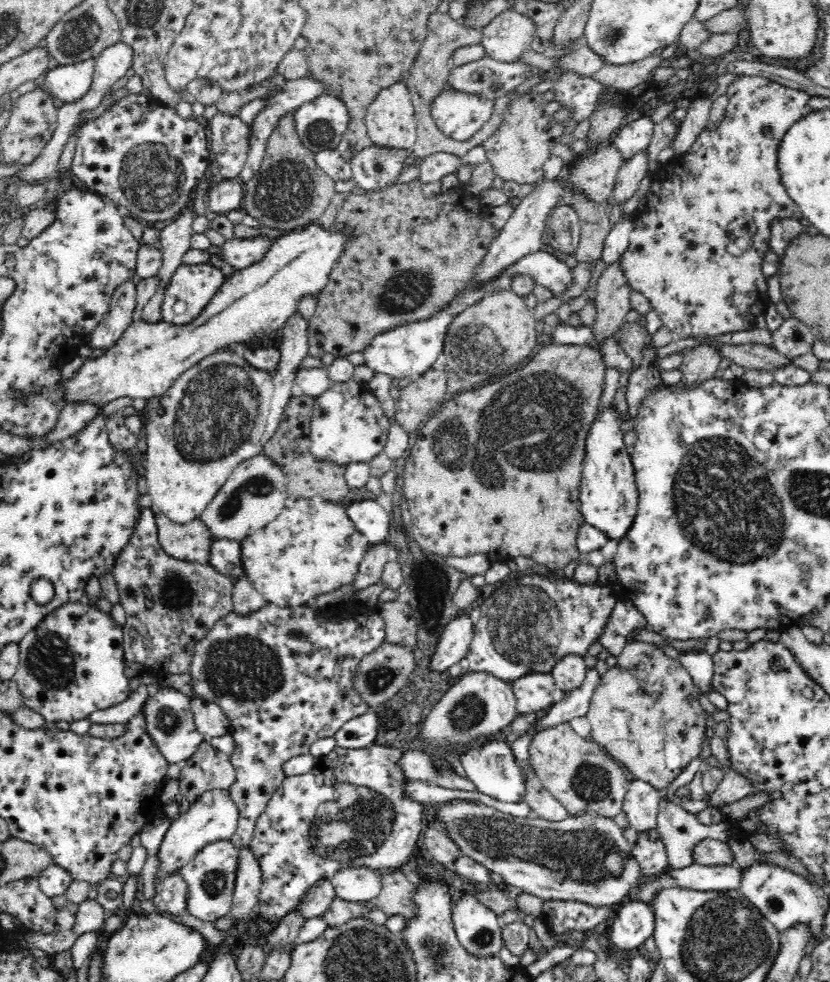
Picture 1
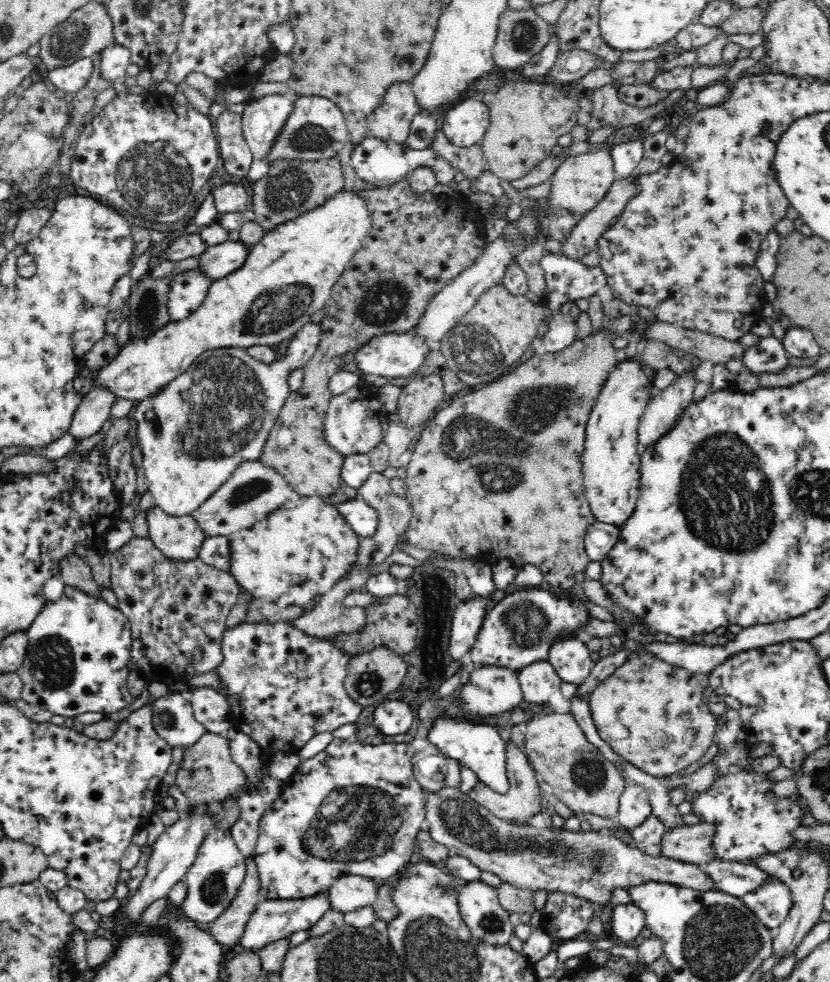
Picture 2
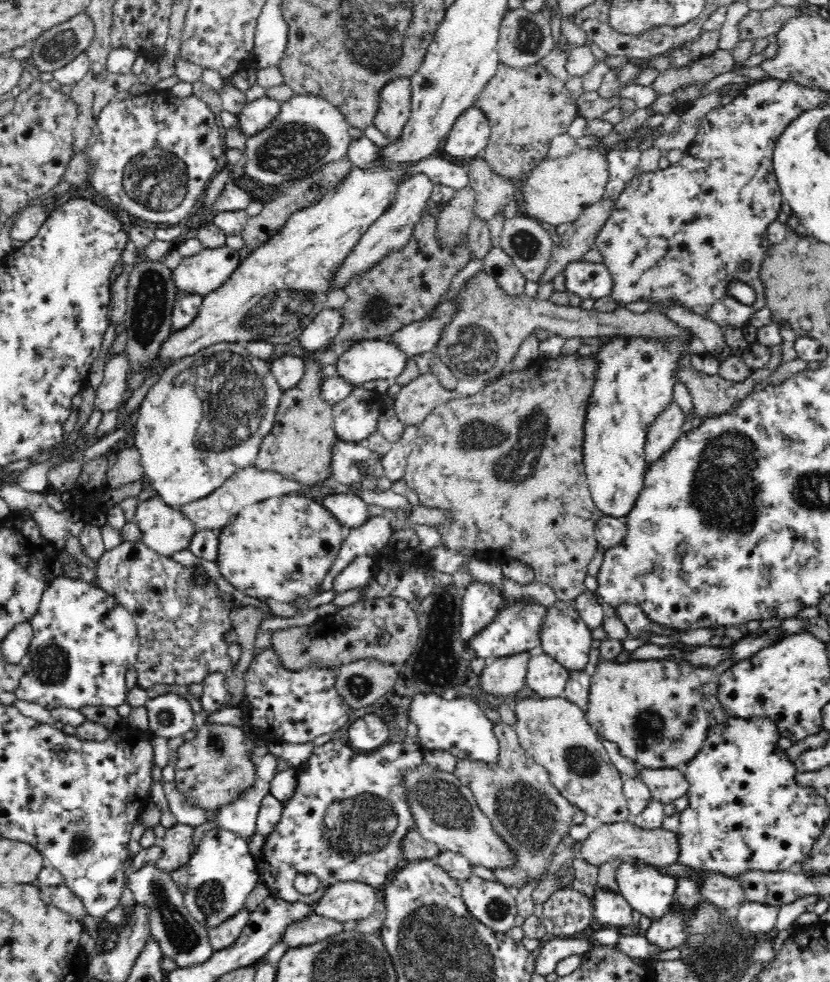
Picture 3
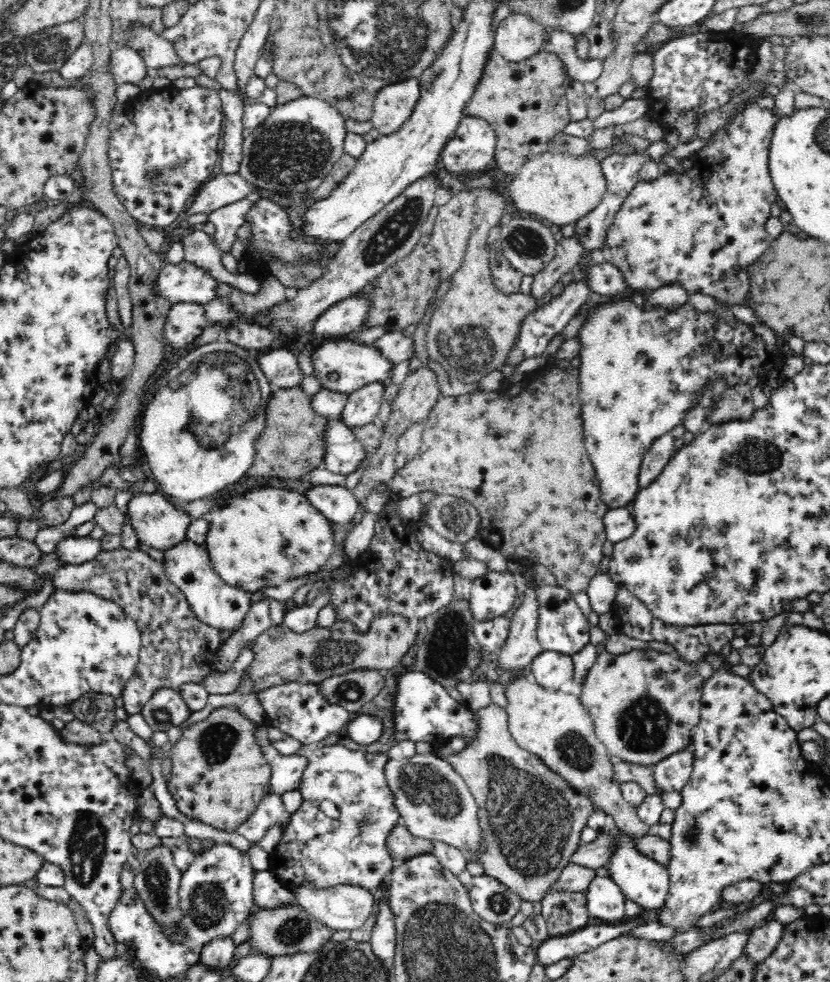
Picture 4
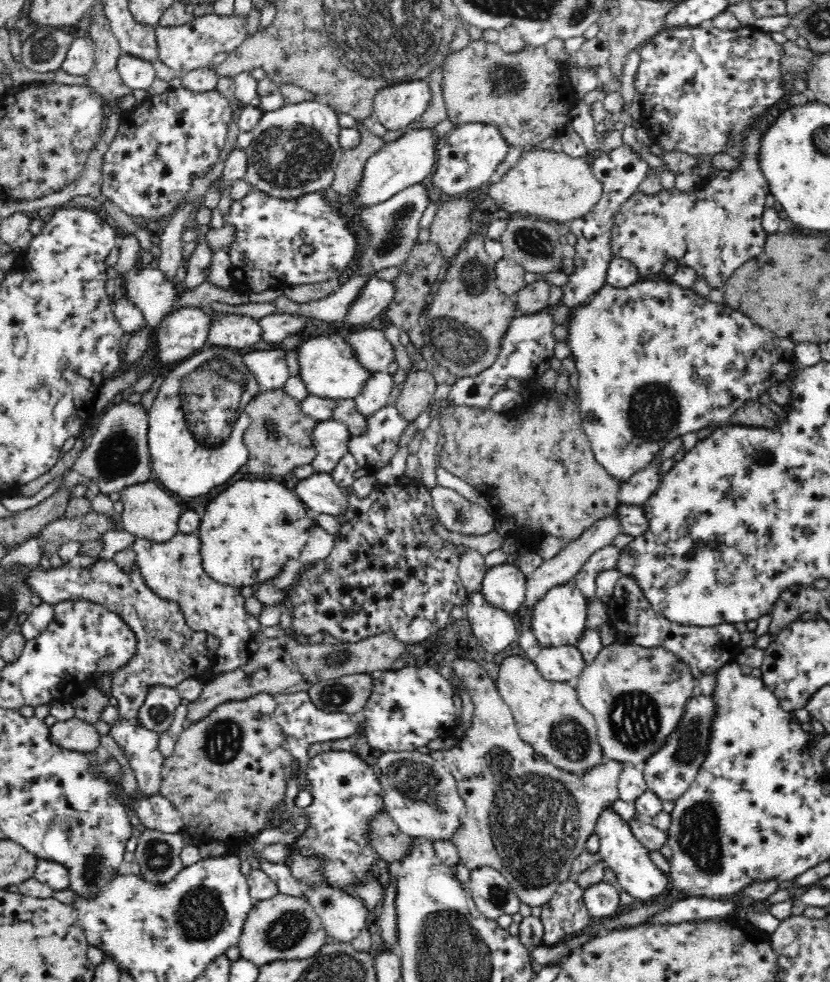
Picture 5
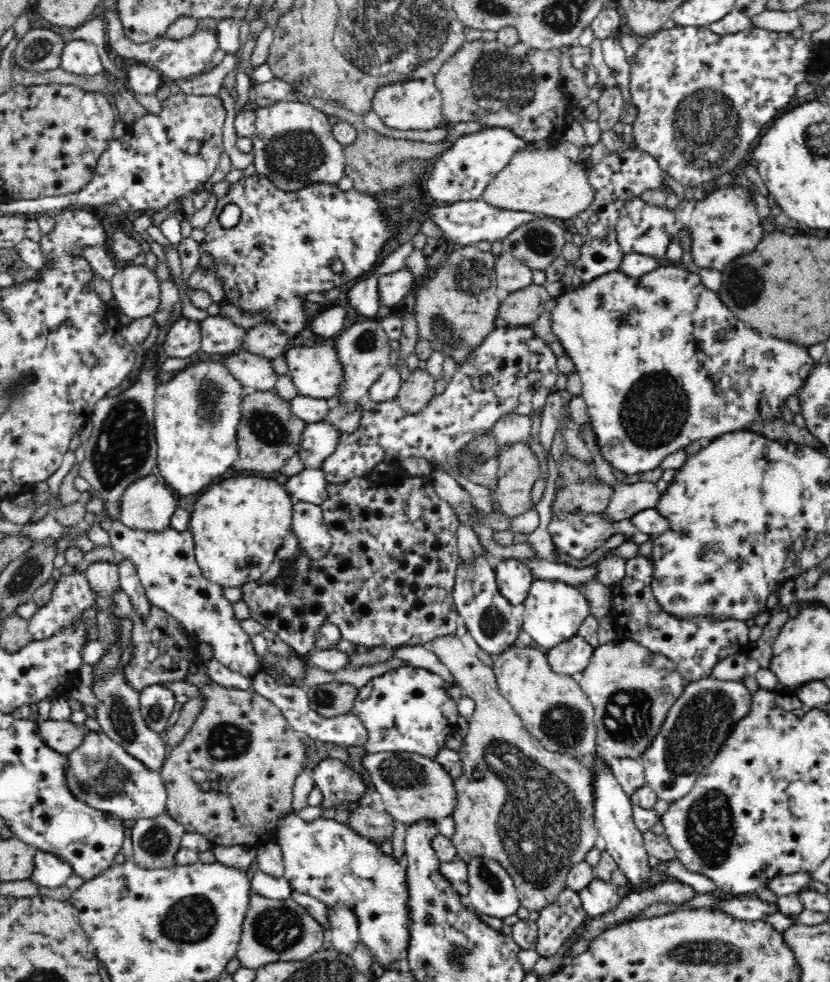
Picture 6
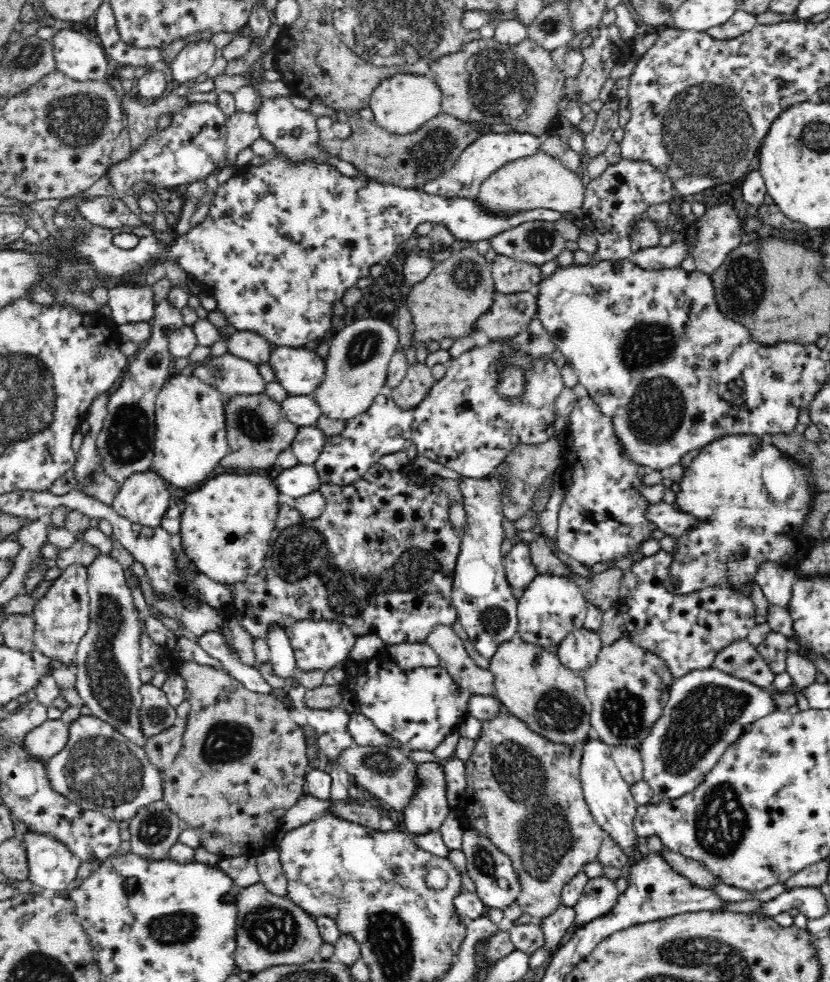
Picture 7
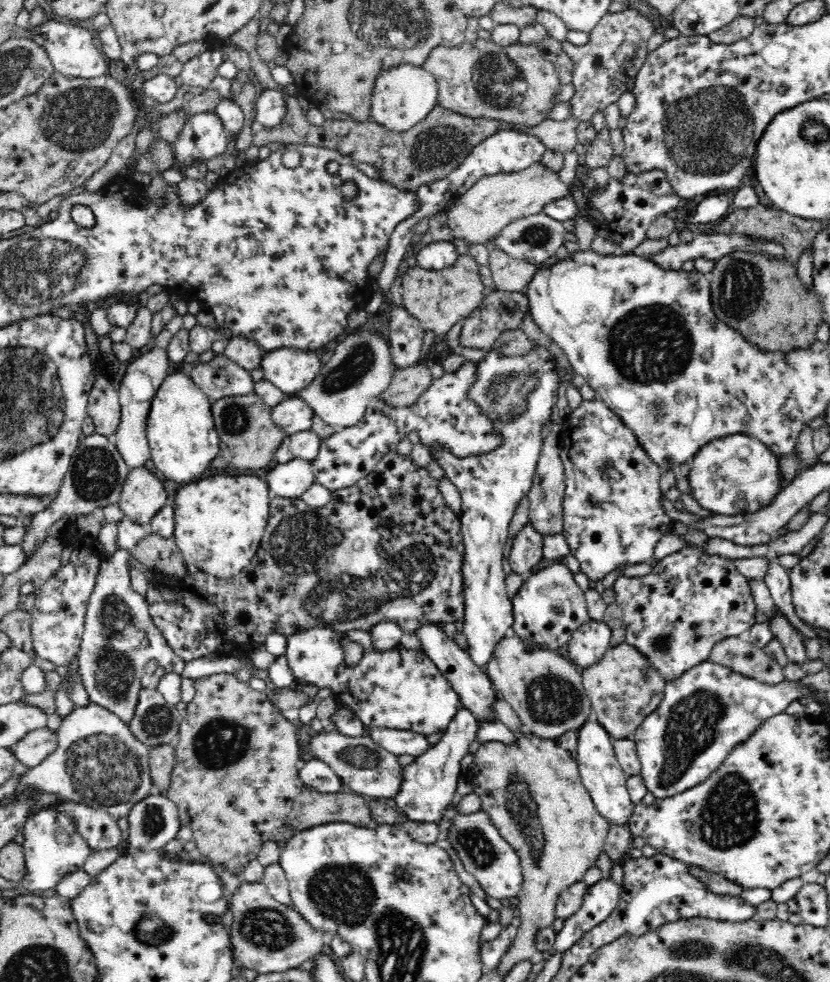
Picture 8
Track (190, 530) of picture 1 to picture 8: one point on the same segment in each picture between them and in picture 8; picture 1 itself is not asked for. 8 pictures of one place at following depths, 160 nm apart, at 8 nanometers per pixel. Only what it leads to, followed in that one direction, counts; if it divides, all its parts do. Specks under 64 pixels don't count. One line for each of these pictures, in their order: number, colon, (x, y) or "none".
2: (179, 538)
3: (167, 530)
4: (158, 524)
5: (149, 512)
6: (148, 504)
7: (144, 499)
8: (142, 496)

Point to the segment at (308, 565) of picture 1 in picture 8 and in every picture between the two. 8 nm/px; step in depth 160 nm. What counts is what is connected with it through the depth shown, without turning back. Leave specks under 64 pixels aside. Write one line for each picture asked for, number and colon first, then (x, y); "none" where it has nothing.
2: (301, 551)
3: (283, 548)
4: (269, 536)
5: (249, 533)
6: (238, 526)
7: (225, 527)
8: (219, 522)

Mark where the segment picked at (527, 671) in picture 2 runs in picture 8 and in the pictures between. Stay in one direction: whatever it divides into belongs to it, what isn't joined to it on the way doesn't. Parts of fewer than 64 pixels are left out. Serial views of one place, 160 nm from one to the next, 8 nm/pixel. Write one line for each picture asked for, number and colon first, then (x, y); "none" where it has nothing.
3: (545, 676)
4: (551, 670)
5: (562, 663)
6: (571, 656)
7: (580, 648)
8: (587, 645)

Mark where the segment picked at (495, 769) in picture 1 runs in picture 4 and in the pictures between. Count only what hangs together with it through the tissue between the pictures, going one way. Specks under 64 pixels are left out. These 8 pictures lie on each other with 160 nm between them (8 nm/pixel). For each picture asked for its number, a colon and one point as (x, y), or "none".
2: (479, 747)
3: (458, 726)
4: (424, 711)

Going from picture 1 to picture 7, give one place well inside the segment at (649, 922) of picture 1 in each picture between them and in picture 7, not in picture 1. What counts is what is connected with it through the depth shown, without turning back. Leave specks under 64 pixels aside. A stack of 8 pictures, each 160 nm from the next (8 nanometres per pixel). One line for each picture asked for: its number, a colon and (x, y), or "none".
2: (628, 921)
3: (613, 910)
4: (605, 901)
5: (603, 899)
6: (598, 898)
7: (600, 895)

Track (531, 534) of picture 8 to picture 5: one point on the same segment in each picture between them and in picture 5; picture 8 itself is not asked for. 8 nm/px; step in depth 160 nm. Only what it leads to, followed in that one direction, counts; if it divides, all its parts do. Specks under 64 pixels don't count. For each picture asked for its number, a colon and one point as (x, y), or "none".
5: (503, 586)
6: (514, 579)
7: (520, 572)

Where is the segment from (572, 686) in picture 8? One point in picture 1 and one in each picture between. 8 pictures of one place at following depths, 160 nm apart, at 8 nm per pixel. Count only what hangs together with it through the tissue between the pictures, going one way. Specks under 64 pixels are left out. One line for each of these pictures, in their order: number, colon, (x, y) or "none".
1: (582, 775)
2: (557, 748)
3: (554, 731)
4: (555, 725)
5: (548, 715)
6: (554, 709)
7: (530, 681)

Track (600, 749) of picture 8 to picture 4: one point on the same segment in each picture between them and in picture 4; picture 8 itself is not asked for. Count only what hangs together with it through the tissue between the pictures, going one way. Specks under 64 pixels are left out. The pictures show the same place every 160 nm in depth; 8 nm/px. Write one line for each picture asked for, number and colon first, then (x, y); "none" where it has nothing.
4: (646, 882)
5: (637, 874)
6: (613, 816)
7: (612, 805)

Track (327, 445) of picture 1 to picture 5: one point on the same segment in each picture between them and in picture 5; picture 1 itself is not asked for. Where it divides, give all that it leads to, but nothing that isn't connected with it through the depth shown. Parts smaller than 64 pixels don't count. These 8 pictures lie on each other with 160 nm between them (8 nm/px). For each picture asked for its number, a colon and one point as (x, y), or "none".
2: (353, 424)
3: (354, 418)
4: (362, 407)
5: (374, 396)

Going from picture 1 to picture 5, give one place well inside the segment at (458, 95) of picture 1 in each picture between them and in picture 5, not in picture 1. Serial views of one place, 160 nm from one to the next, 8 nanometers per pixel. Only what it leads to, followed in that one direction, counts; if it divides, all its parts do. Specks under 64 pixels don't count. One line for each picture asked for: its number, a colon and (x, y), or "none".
2: (465, 122)
3: (471, 131)
4: (474, 144)
5: (466, 158)

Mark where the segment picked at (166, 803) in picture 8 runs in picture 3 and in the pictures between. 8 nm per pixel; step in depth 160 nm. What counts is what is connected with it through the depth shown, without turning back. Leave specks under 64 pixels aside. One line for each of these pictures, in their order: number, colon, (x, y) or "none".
3: (185, 941)
4: (157, 883)
5: (158, 854)
6: (156, 840)
7: (155, 829)

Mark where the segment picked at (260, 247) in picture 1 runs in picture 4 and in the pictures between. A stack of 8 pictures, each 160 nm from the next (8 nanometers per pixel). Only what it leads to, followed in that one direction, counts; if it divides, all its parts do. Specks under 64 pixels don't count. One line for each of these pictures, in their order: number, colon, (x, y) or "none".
2: (219, 260)
3: (210, 268)
4: (185, 282)

